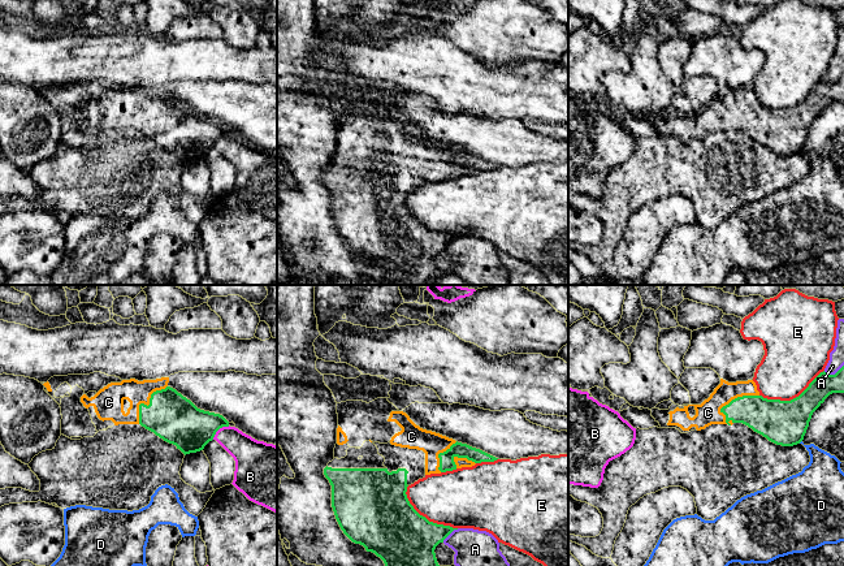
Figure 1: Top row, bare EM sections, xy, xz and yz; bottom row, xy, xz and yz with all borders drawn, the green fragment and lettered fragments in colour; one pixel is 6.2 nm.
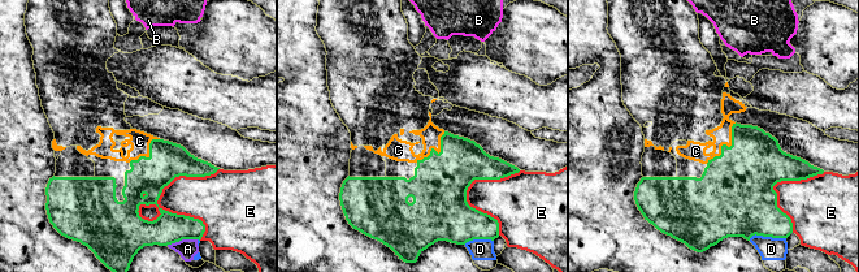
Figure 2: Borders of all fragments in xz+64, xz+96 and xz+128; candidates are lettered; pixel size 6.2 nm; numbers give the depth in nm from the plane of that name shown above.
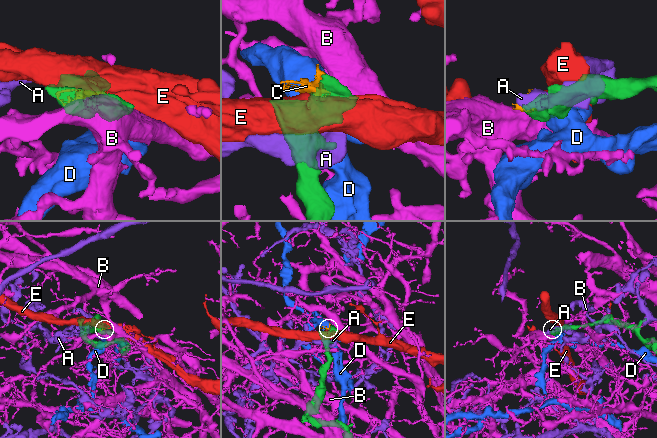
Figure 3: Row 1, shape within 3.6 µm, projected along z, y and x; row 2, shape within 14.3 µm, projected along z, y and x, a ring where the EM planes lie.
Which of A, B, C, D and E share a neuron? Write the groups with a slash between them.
A / B / C / D / E

